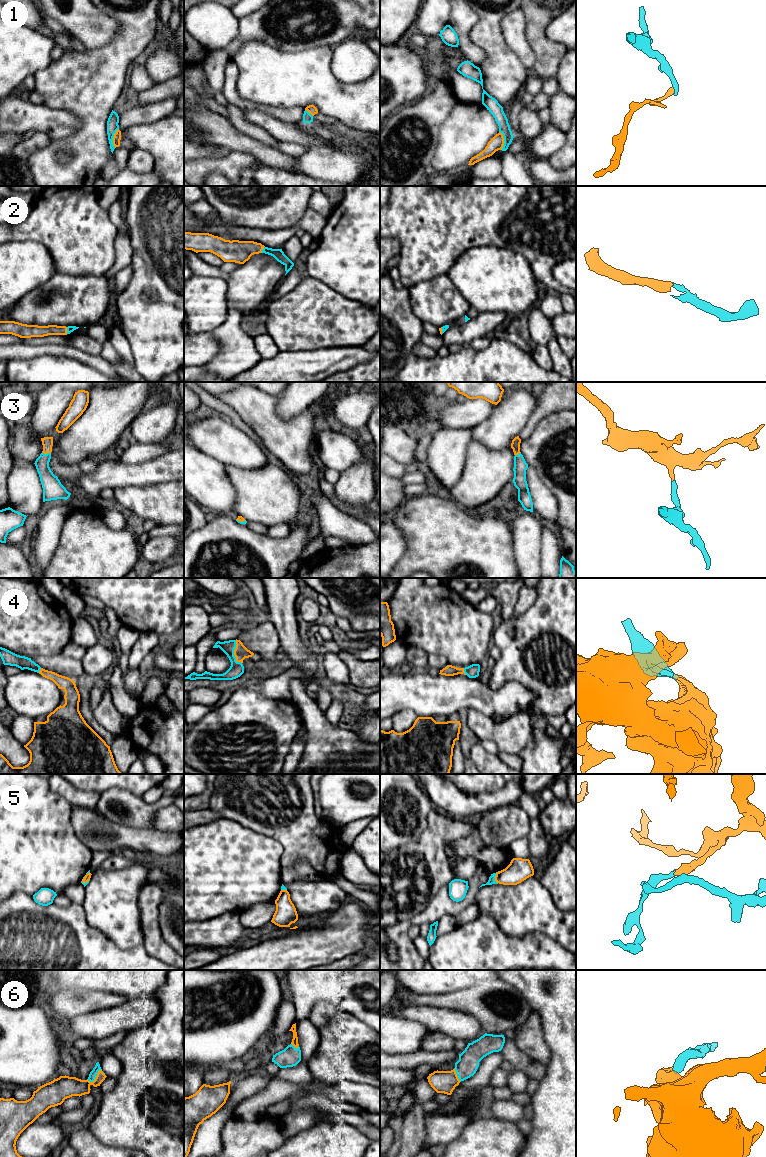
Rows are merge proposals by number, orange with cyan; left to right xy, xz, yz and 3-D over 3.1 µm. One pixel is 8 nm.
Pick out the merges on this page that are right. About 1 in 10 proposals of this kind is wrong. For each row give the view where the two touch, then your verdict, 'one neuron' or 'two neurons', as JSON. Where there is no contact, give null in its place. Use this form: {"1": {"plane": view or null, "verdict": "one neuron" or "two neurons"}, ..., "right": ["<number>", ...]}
{"1": {"plane": "xy", "verdict": "two neurons"}, "2": {"plane": "xy", "verdict": "one neuron"}, "3": {"plane": "xy", "verdict": "one neuron"}, "4": {"plane": "xz", "verdict": "one neuron"}, "5": {"plane": "yz", "verdict": "one neuron"}, "6": {"plane": "xy", "verdict": "one neuron"}, "right": ["2", "3", "4", "5", "6"]}

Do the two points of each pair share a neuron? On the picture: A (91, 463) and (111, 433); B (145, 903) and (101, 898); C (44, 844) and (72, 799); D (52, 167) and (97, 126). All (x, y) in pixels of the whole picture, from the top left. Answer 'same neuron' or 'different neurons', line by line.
A: different neurons
B: different neurons
C: different neurons
D: same neuron

